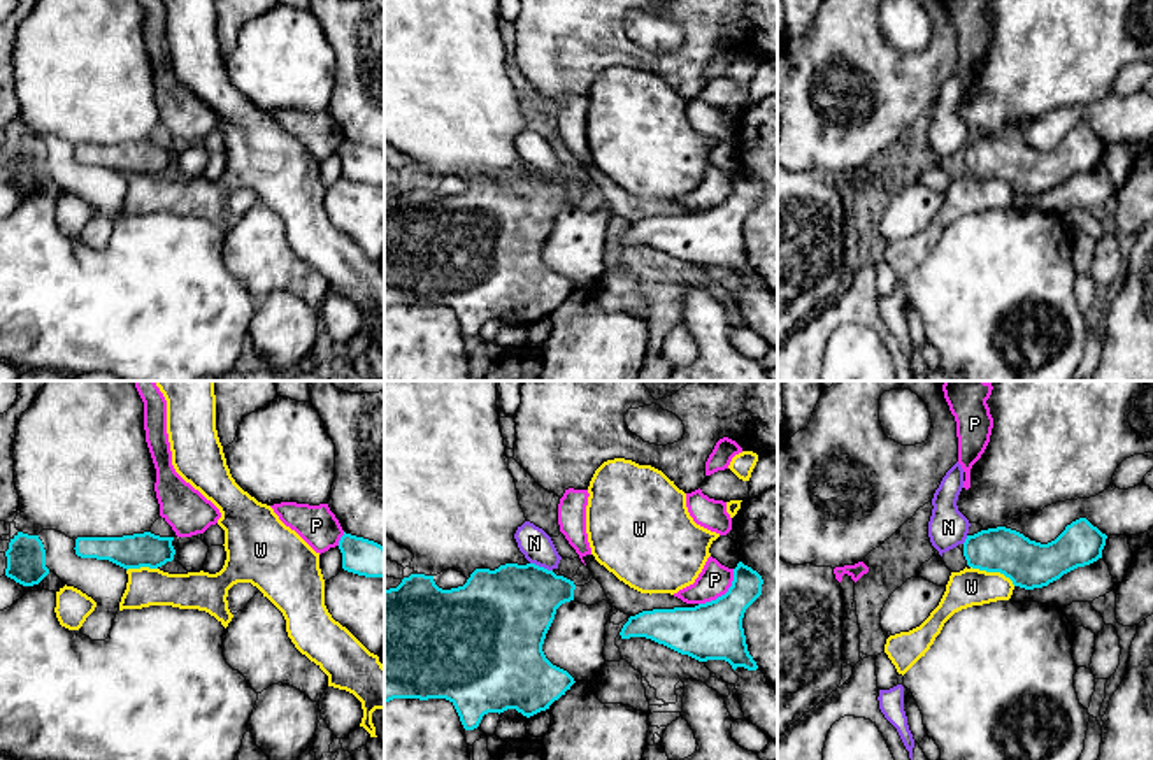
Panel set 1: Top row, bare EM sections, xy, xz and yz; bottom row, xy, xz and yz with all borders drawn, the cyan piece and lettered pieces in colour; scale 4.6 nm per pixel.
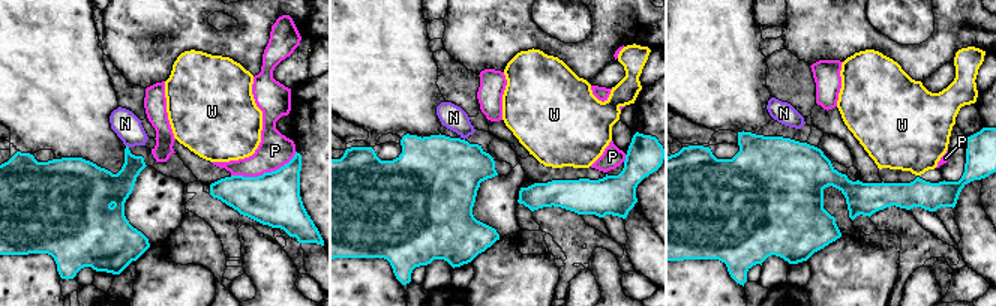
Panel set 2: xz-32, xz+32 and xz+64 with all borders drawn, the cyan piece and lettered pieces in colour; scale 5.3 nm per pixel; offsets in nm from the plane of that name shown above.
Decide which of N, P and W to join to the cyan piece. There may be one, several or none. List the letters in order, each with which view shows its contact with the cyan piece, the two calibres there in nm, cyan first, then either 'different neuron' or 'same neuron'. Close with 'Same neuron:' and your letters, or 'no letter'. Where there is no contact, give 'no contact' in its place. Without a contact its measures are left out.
N: meets cyan in xz; 400 nm thick on the cyan side, 150 nm on the other; different neuron
P: meets cyan in xz; 260 nm thick on the cyan side, 150 nm on the other; different neuron
W: meets cyan in yz; 220 nm thick on the cyan side, 180 nm on the other; different neuron
Same neuron: no letter

